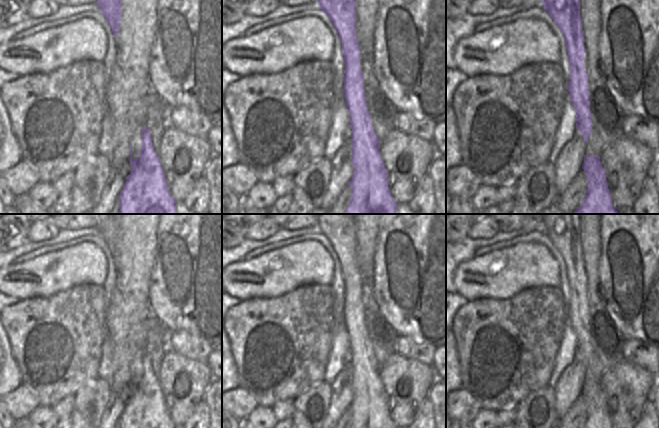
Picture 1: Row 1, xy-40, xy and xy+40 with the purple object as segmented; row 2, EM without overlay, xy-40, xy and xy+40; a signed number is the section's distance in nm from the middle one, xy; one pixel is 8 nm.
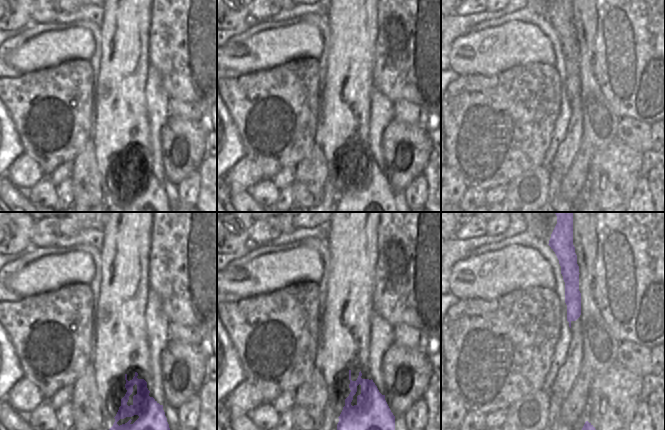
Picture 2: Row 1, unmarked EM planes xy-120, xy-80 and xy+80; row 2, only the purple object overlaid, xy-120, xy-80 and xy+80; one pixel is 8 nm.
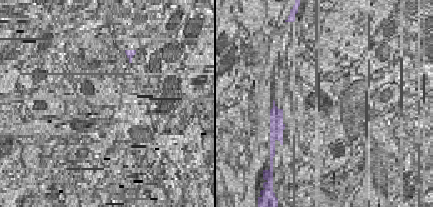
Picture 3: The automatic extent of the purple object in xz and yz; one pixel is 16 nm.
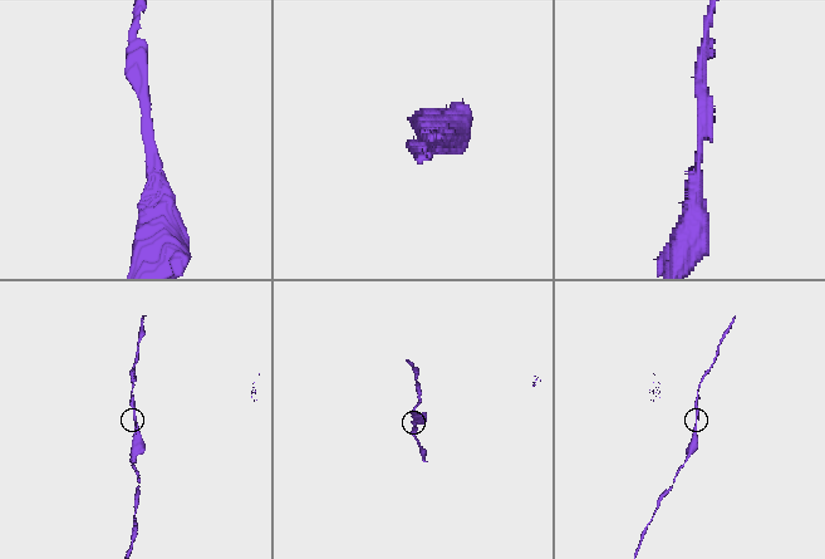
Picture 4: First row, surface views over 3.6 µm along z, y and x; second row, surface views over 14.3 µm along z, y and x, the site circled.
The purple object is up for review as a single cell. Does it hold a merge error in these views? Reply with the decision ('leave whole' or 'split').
leave whole

